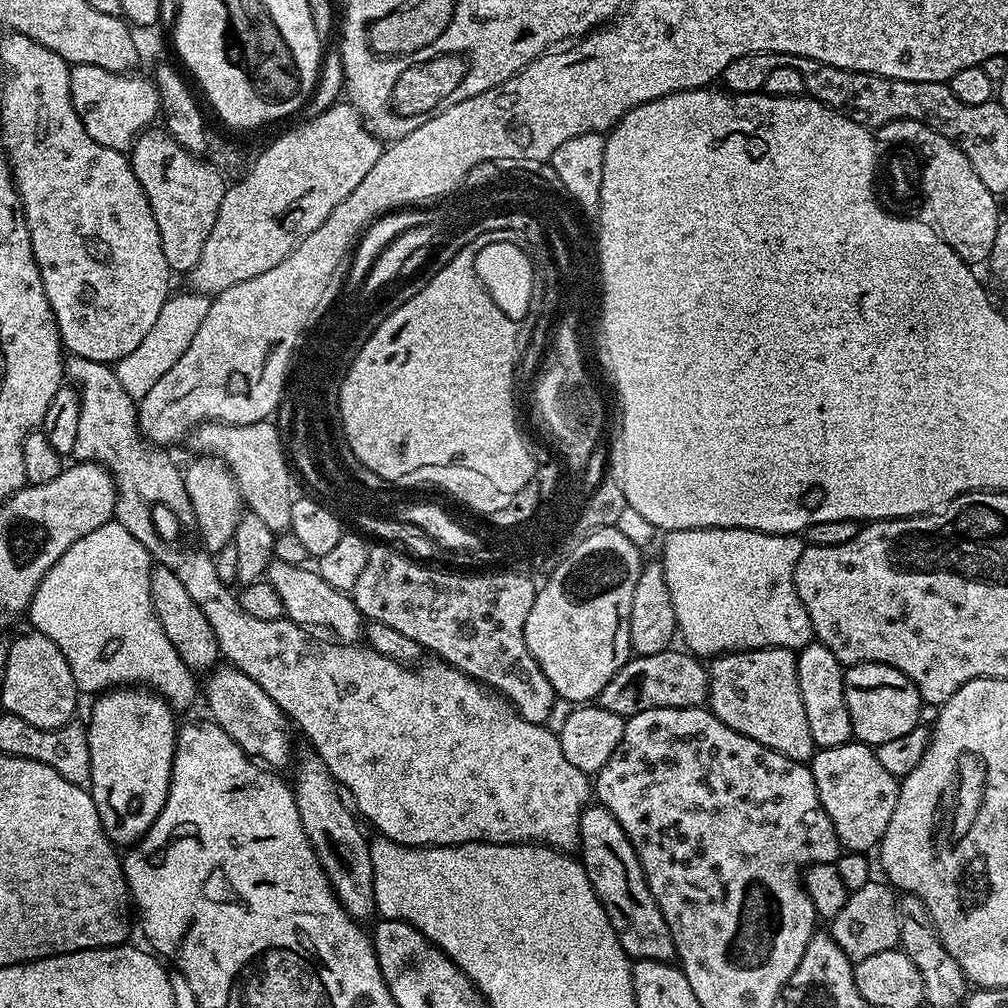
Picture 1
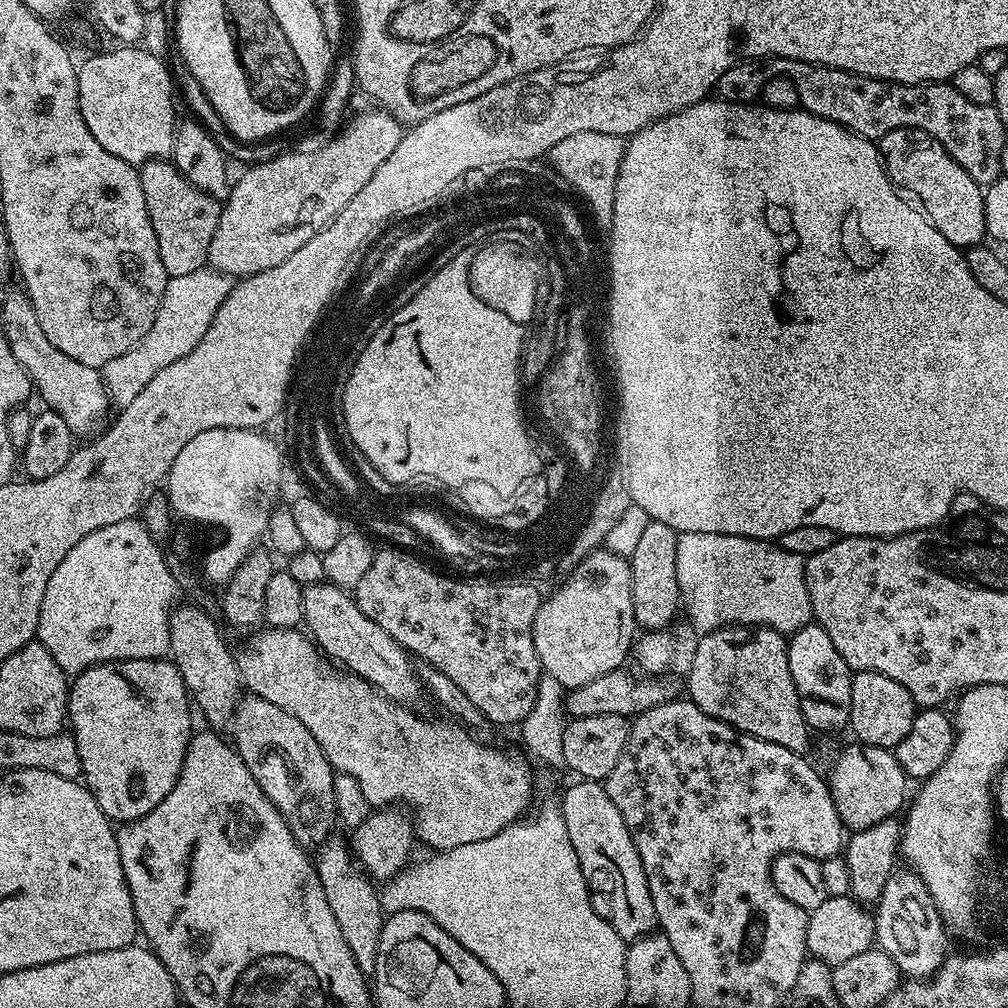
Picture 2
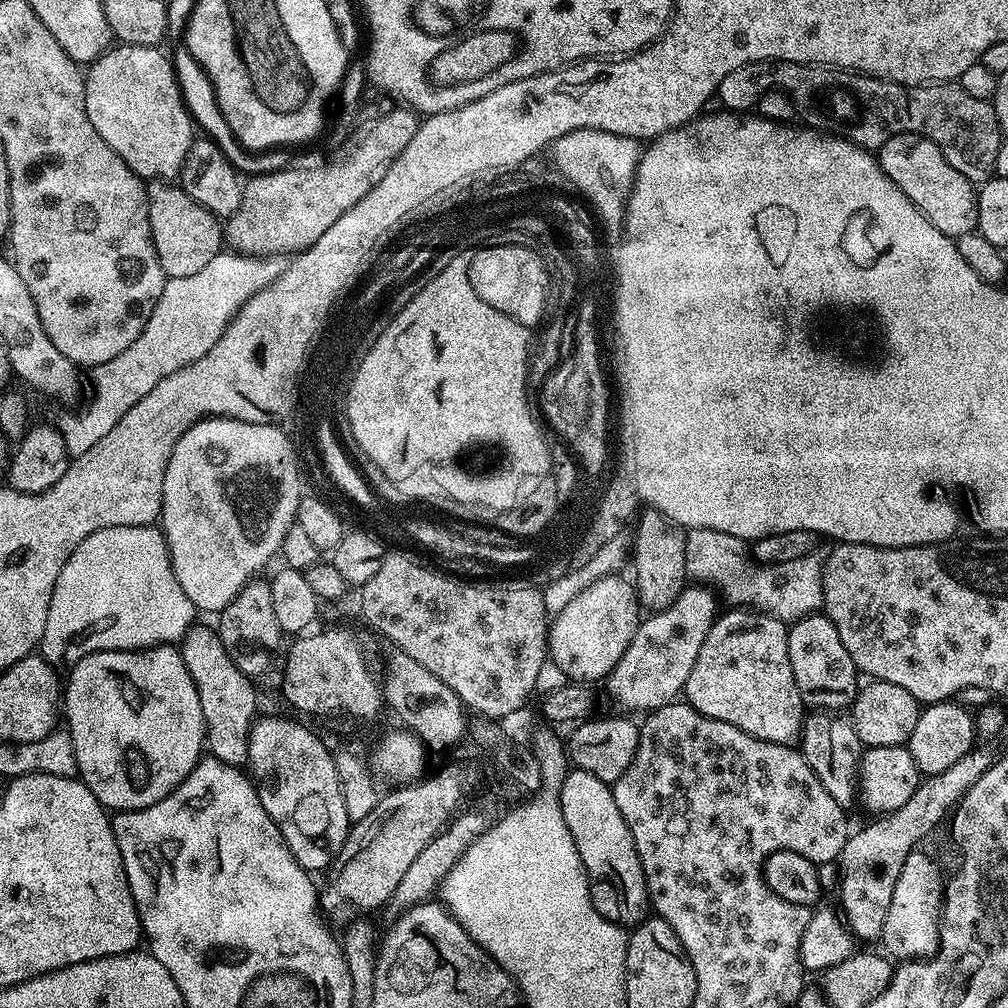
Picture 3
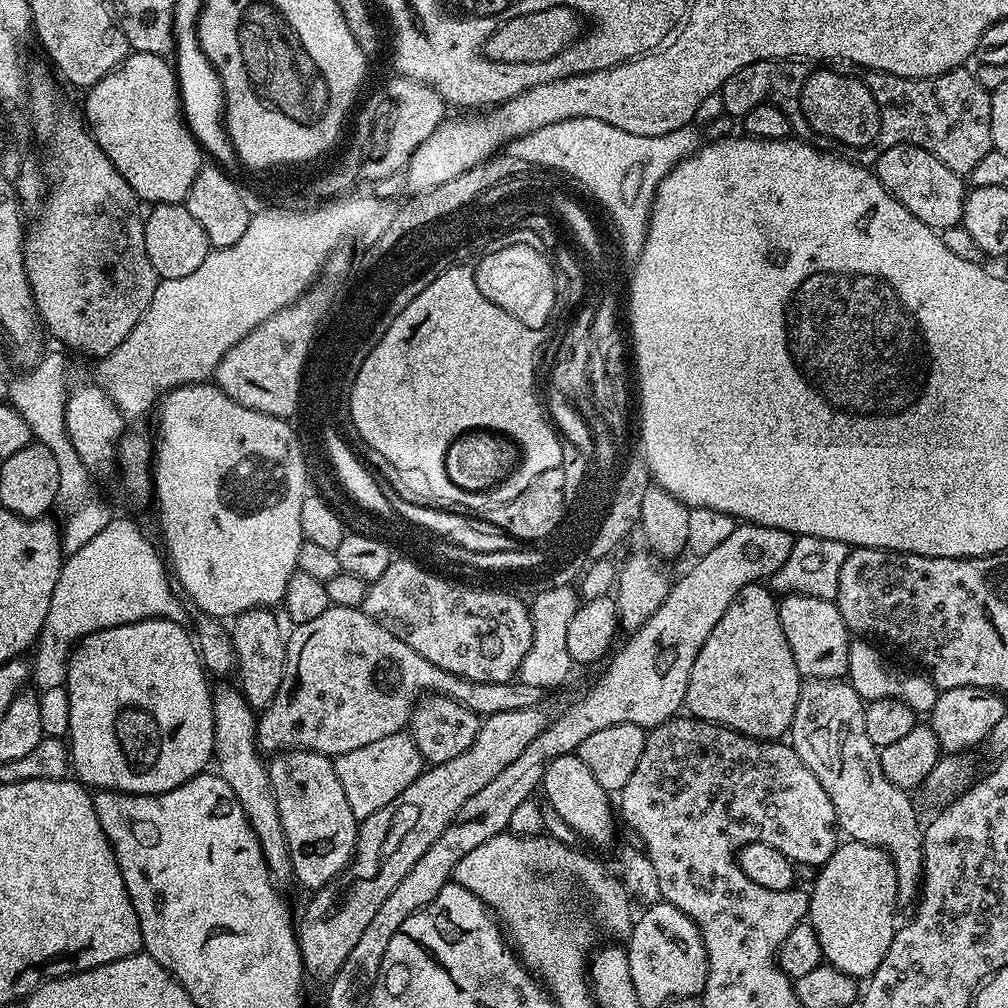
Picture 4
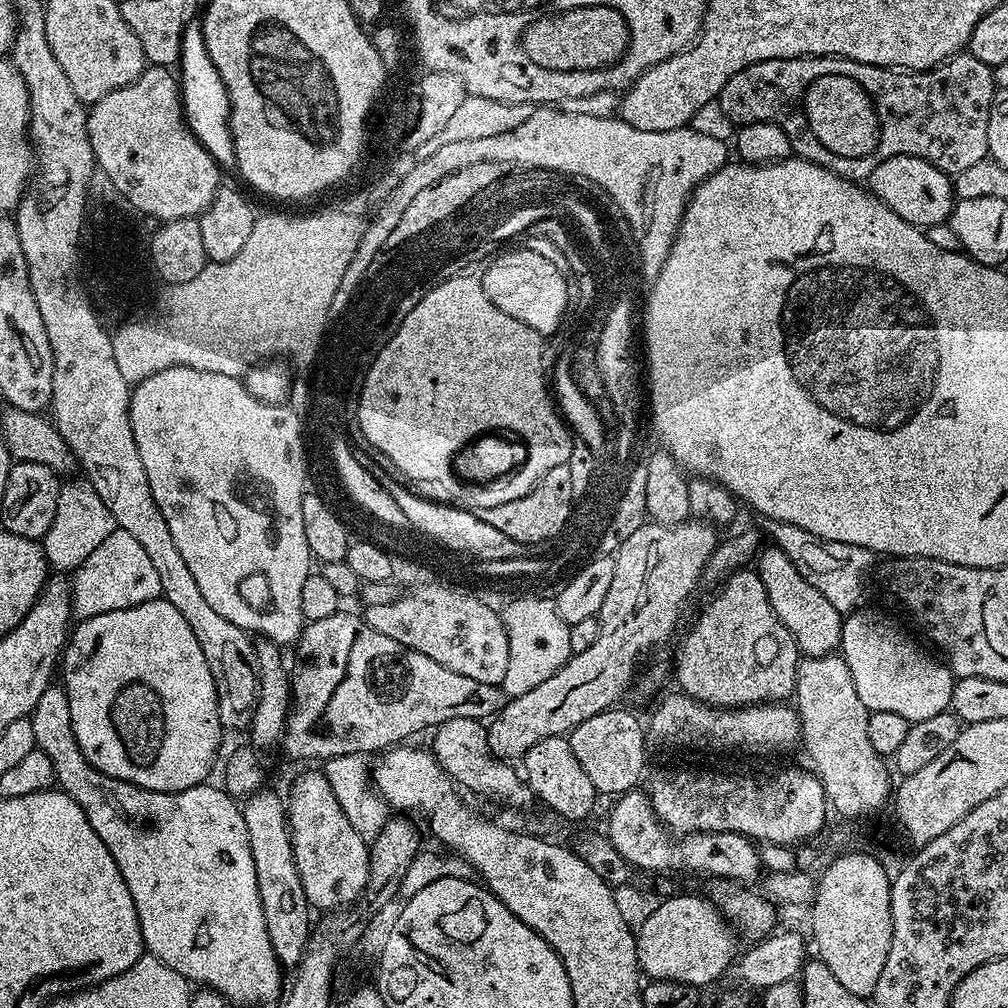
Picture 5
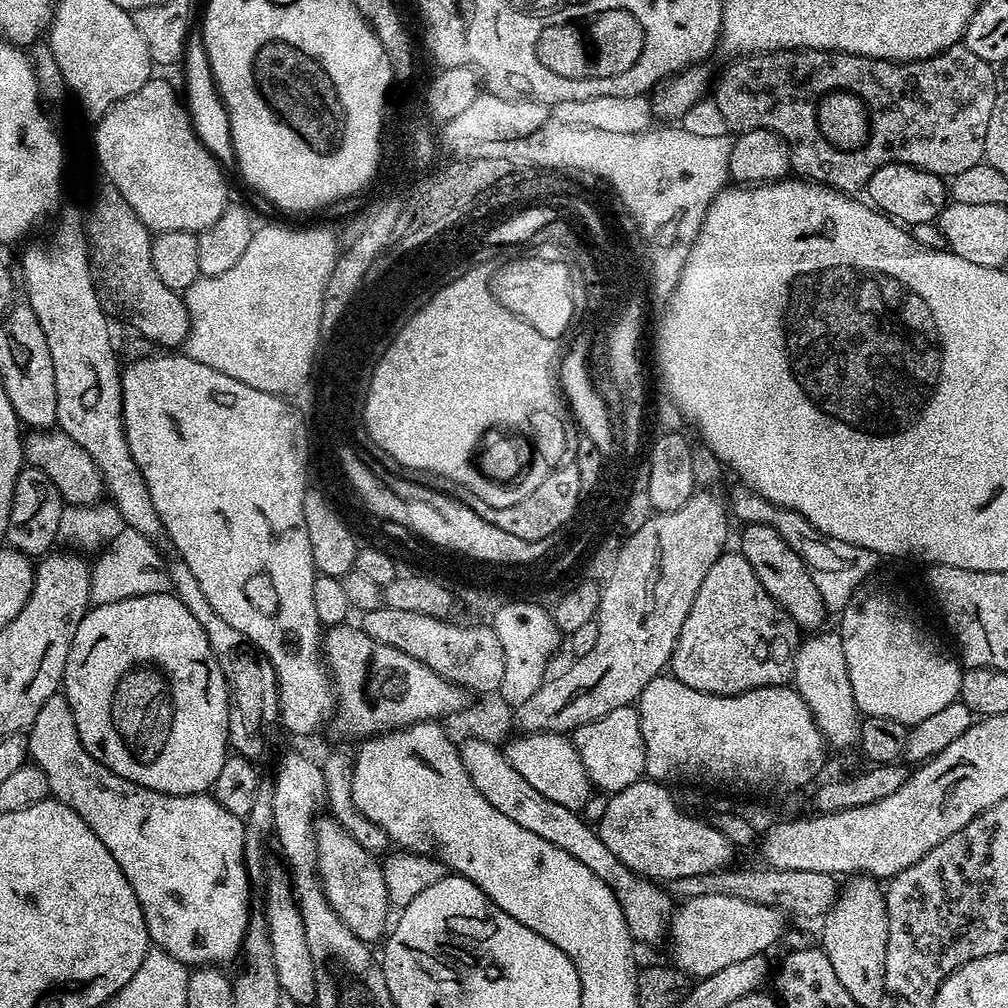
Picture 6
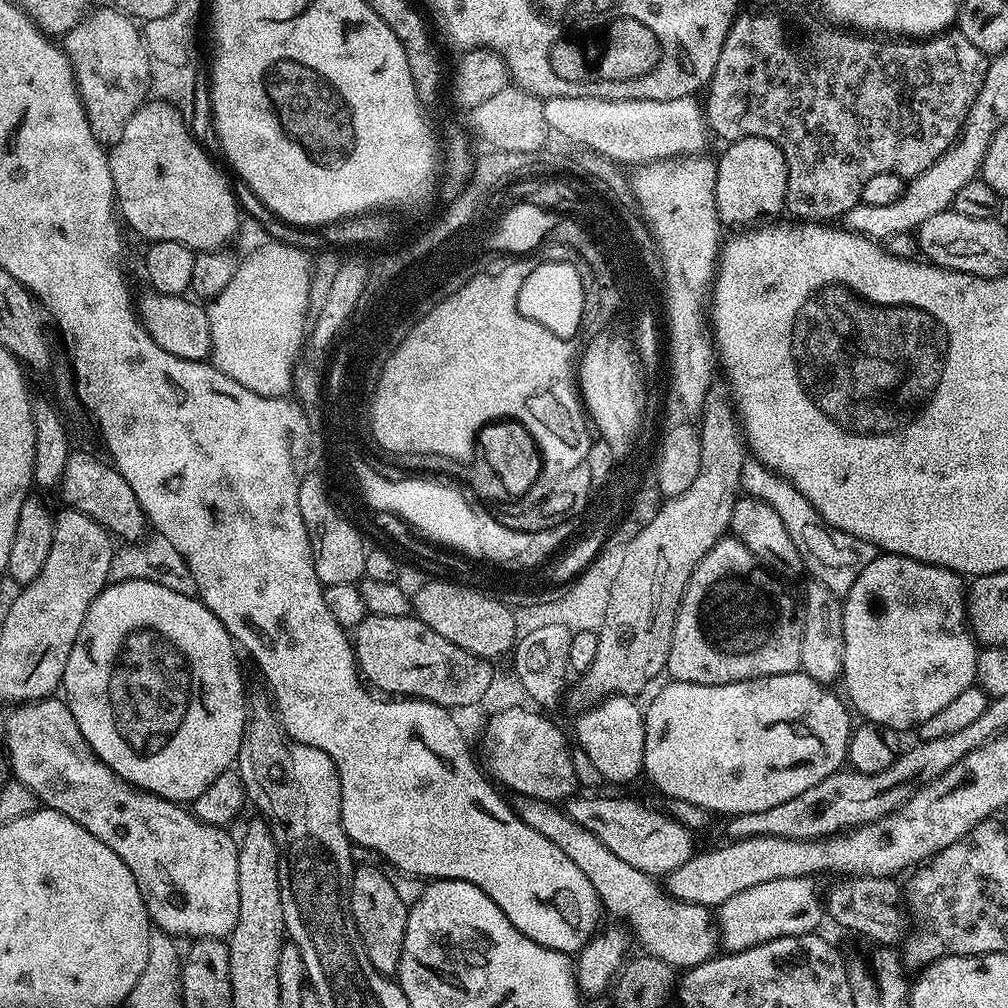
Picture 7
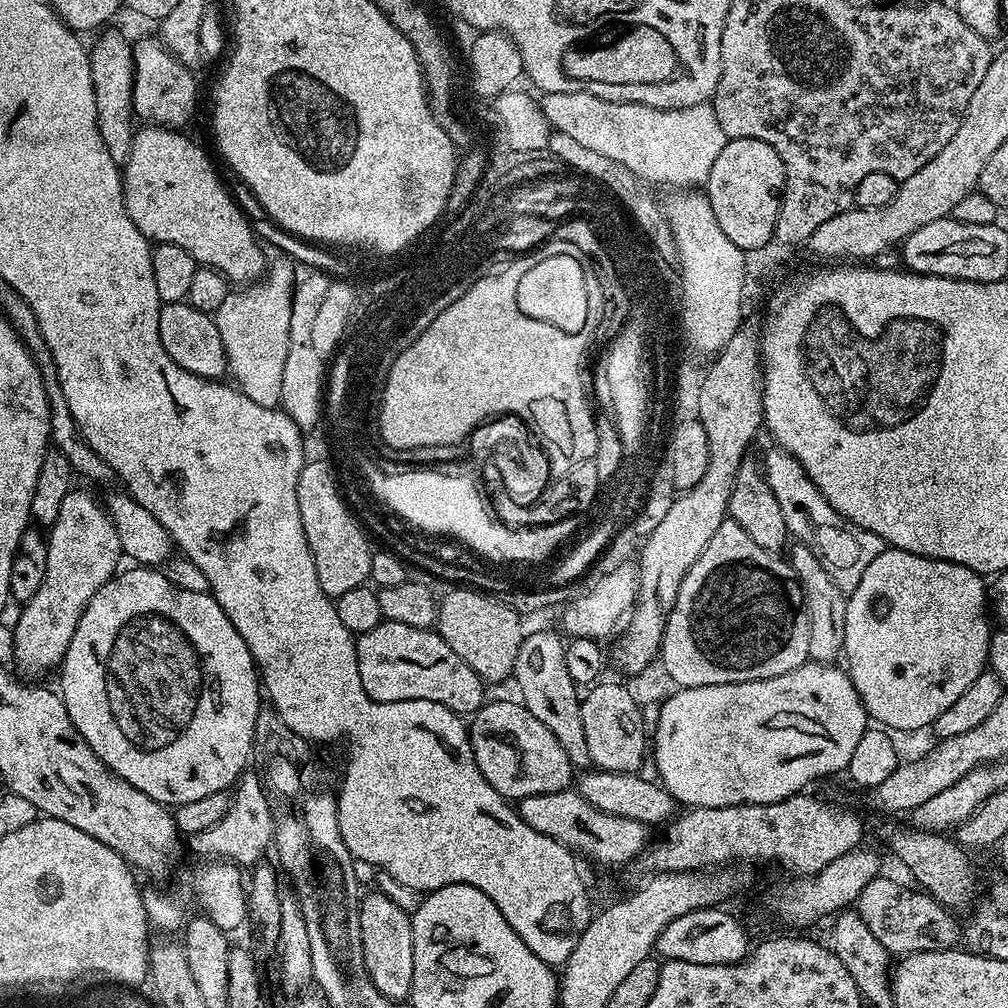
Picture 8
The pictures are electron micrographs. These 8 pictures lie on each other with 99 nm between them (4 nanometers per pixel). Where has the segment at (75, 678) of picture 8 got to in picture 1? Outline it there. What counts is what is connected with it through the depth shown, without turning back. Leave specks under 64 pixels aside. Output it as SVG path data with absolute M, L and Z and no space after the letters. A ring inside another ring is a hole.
M117 686L105 691L103 694L97 695L93 700L96 701L92 704L92 717L86 720L88 741L90 742L90 791L92 793L92 801L98 810L98 818L102 822L104 832L110 837L113 844L117 846L131 846L137 840L141 840L150 830L150 826L158 818L162 806L168 801L168 791L172 781L172 765L176 762L174 750L176 749L176 733L178 731L178 723L176 724L177 713L163 696L152 690L141 690L136 686Z

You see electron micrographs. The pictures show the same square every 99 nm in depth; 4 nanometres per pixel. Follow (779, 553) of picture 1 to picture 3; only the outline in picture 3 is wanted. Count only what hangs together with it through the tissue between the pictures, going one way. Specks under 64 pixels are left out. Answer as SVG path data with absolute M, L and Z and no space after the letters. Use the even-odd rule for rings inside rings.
M693 528L688 532L686 542L686 570L689 577L698 576L700 580L726 580L724 592L736 606L751 606L753 609L767 612L770 616L777 616L785 622L795 622L801 616L811 616L819 613L824 607L824 561L819 551L806 554L805 557L796 558L790 562L781 564L751 564L744 566L745 541L734 538L730 534L722 534L718 530L710 528Z

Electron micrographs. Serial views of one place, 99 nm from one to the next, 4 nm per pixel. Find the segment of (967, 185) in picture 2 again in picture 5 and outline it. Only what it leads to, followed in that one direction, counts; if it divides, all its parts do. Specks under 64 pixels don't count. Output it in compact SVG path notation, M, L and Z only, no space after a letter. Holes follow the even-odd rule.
M895 156L886 158L868 175L867 187L872 195L882 201L898 218L927 229L935 224L943 224L951 217L954 207L954 193L949 173L938 170L930 162L913 156Z

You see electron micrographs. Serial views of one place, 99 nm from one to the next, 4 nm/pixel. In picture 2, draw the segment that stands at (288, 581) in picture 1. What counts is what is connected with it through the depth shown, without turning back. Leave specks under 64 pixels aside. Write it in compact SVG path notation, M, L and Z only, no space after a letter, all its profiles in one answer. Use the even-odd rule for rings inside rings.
M327 582L307 585L304 590L303 623L306 628L308 624L309 629L307 628L307 631L314 637L315 643L325 657L331 658L337 665L343 666L347 671L370 682L389 700L395 700L398 704L408 706L413 703L411 700L418 699L422 694L413 657L405 651L399 642L390 638L390 634L386 634L386 630L382 630L382 626L378 626L378 622L370 622L370 618L366 618L366 614L362 614L362 610L356 605L355 599L345 589Z

